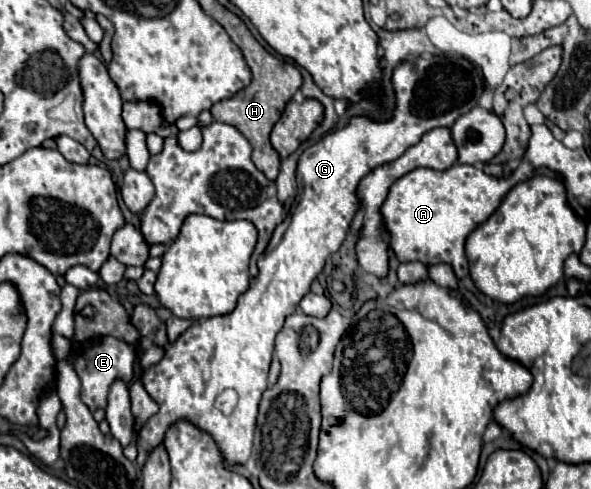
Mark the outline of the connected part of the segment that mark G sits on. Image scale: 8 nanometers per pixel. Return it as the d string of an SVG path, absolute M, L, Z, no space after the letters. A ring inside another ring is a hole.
M453 55L419 57L415 63L405 61L393 71L391 83L393 83L393 93L395 93L395 109L389 121L375 121L367 115L351 117L351 121L343 129L327 133L319 143L315 143L313 147L301 153L297 161L297 197L291 205L289 215L285 217L283 223L279 223L267 249L257 261L259 275L255 277L255 285L249 287L239 297L237 307L227 315L199 319L175 343L171 343L165 351L165 357L159 363L151 365L149 371L145 373L143 385L147 393L159 403L159 413L153 415L141 429L141 439L147 441L151 447L157 447L163 443L163 435L169 429L169 425L173 425L179 419L187 419L215 439L215 443L223 451L223 461L227 465L247 463L247 459L251 457L257 407L259 407L263 391L267 389L267 373L269 373L269 365L271 365L271 357L275 349L275 335L281 331L285 317L295 313L299 301L309 293L309 287L313 279L321 273L327 257L335 253L345 241L351 219L361 207L361 199L357 197L359 181L377 165L395 161L399 155L403 155L407 147L419 143L423 133L435 127L451 127L457 117L477 107L485 89L479 69L469 59L465 57L453 59ZM225 389L235 389L239 395L239 403L229 415L223 415L215 407L215 397L223 393Z

